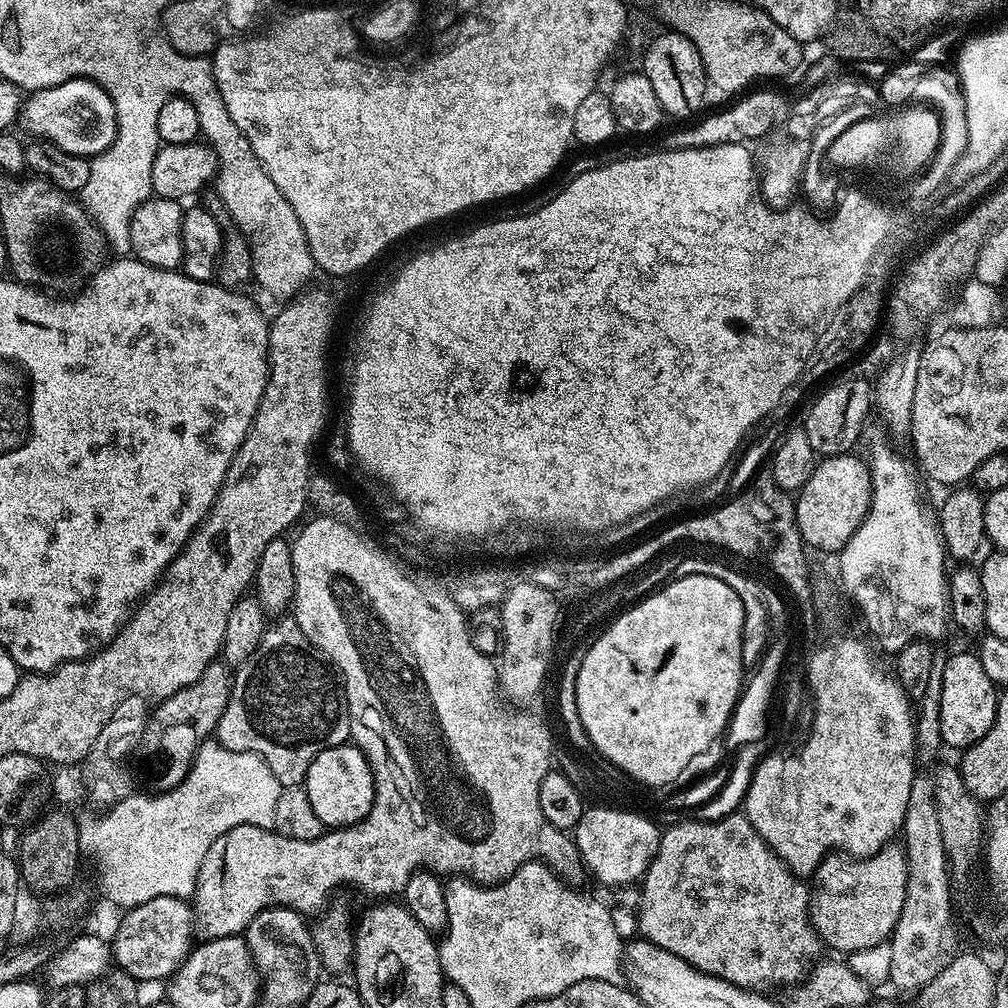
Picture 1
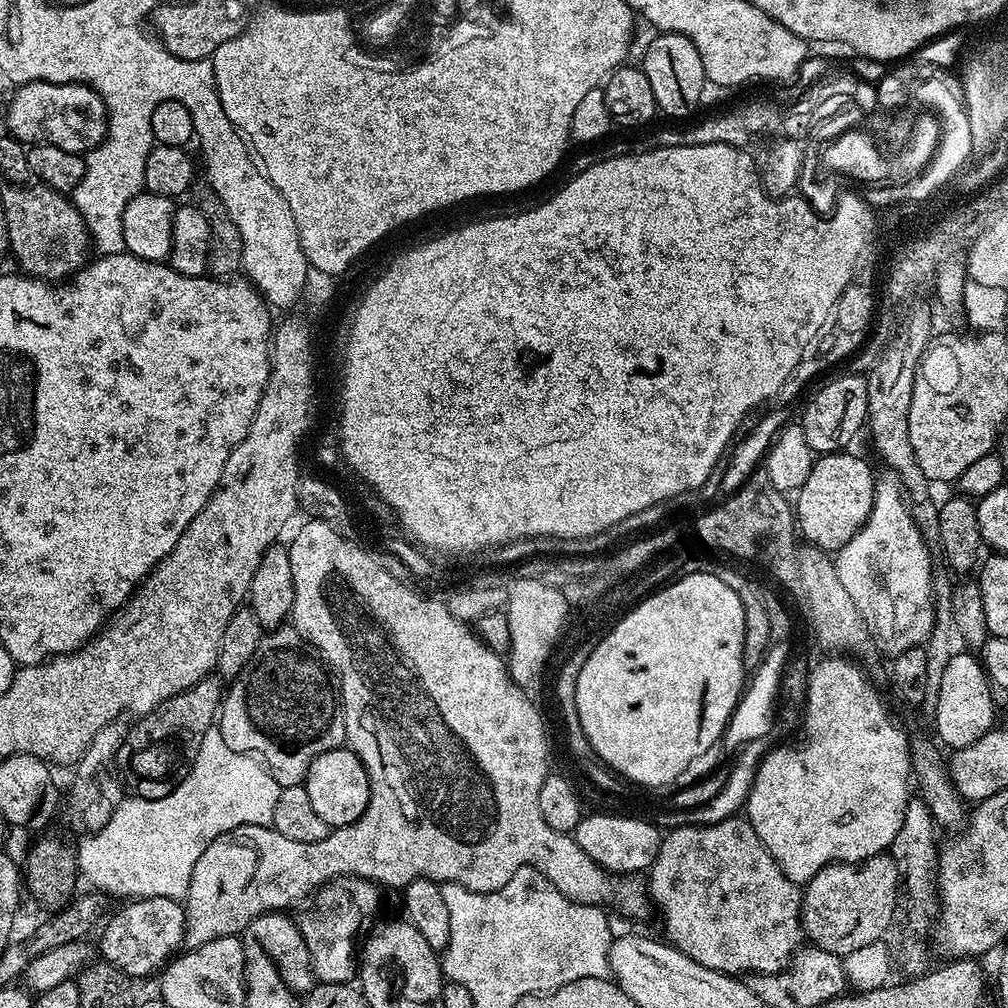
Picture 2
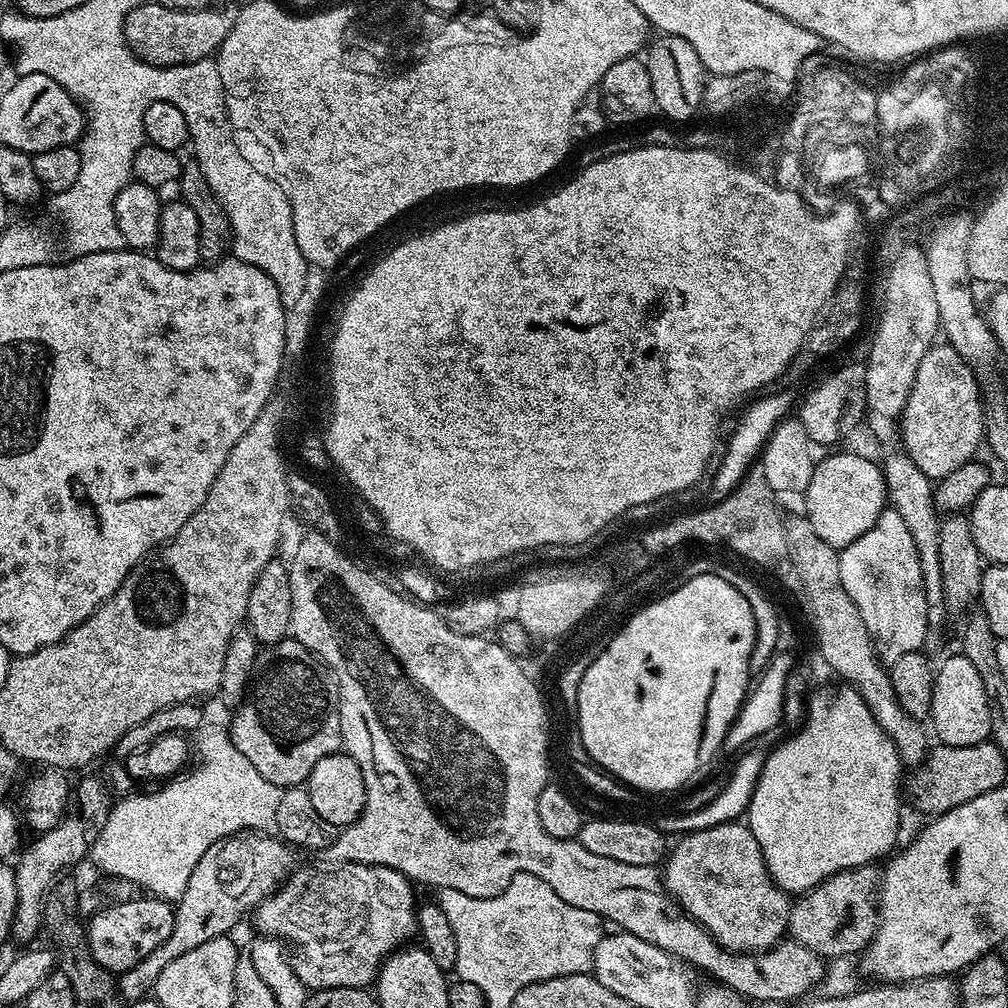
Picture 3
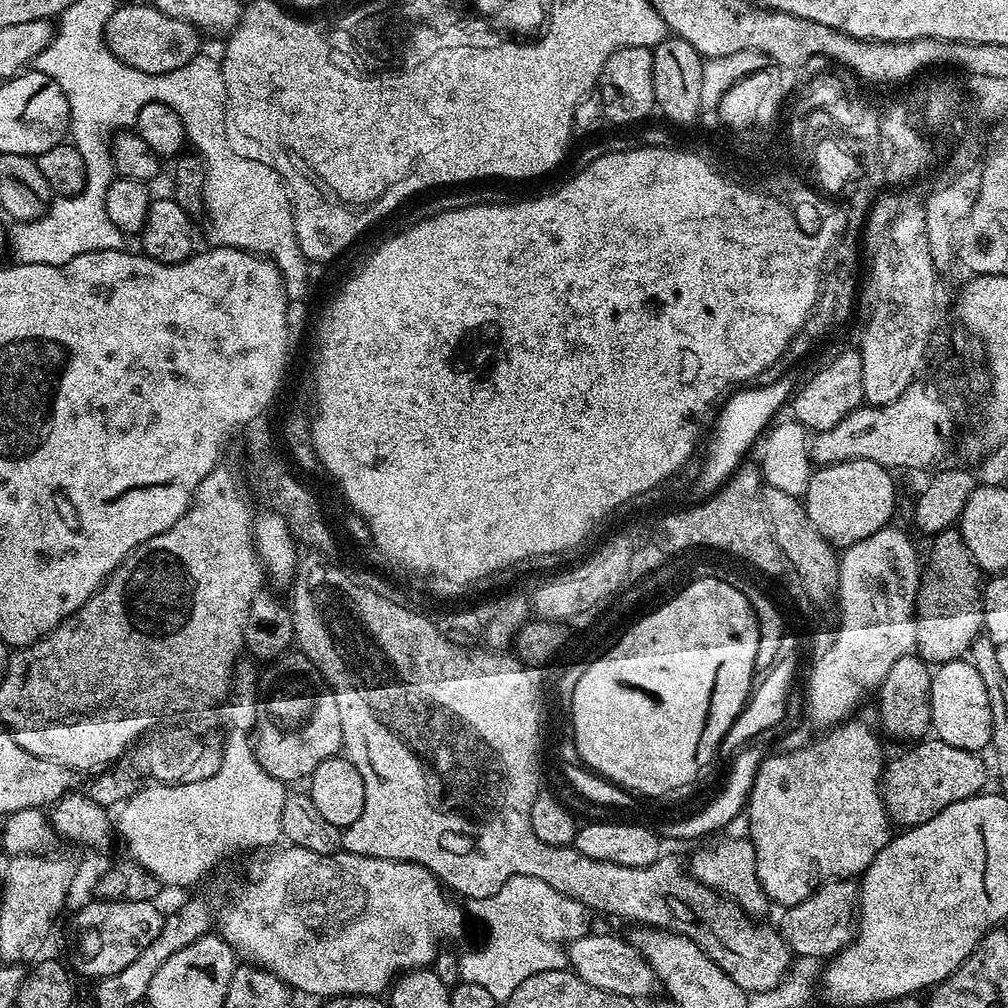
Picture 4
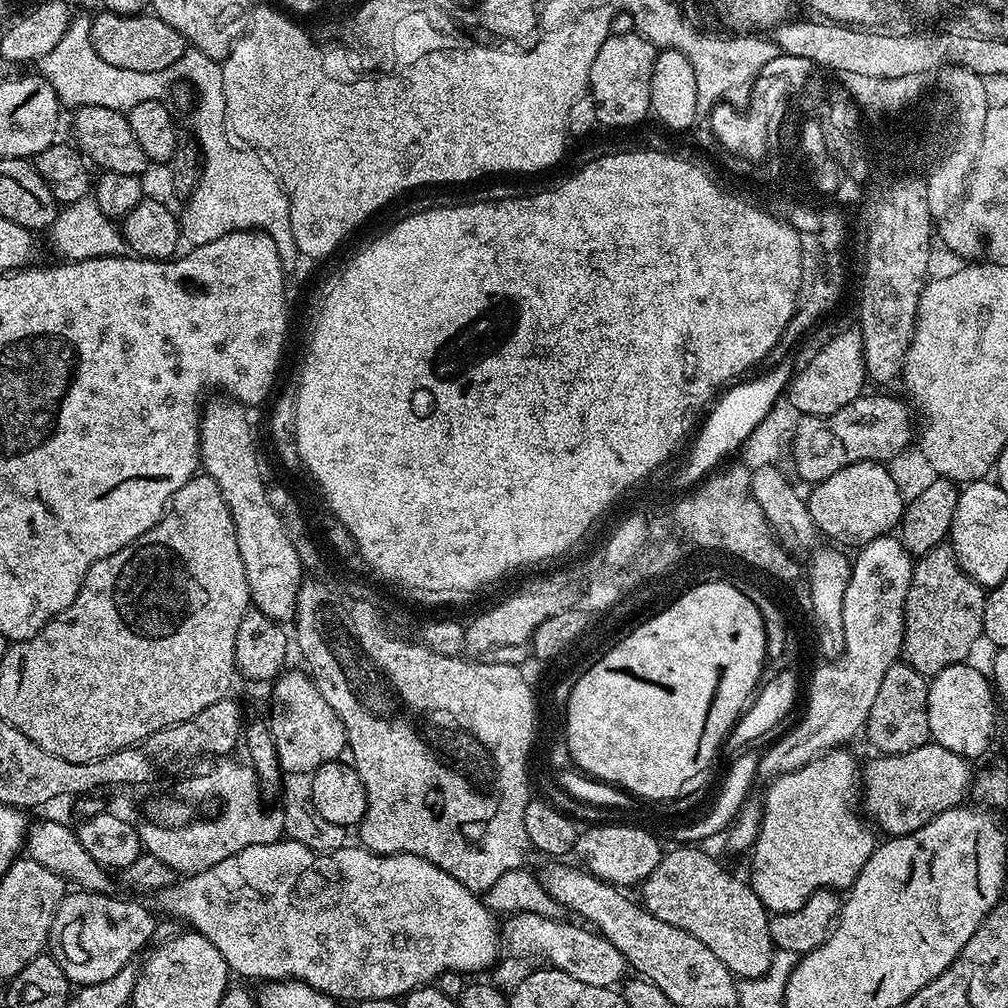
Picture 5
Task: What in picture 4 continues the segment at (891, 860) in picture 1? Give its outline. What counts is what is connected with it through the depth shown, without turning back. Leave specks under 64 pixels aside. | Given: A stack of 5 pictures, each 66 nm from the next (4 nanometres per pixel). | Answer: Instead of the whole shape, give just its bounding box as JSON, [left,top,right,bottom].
[778,879,858,961]

